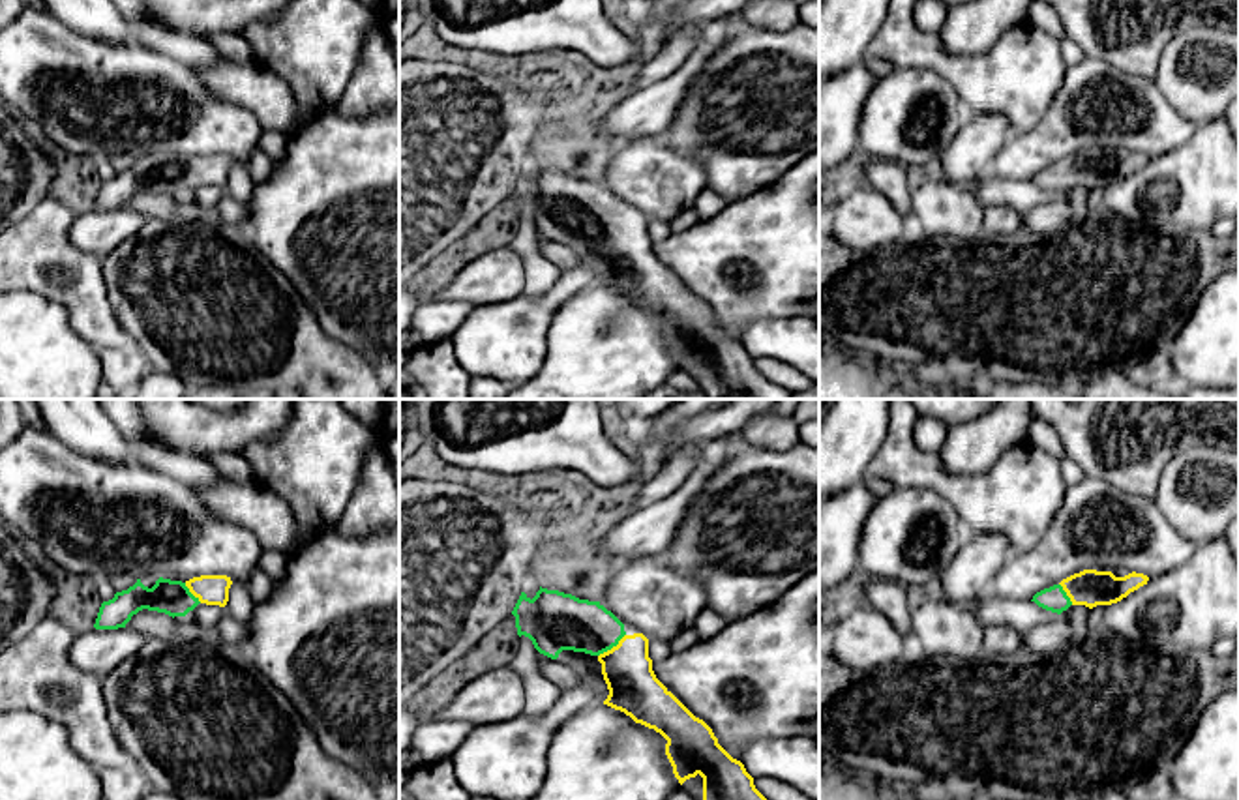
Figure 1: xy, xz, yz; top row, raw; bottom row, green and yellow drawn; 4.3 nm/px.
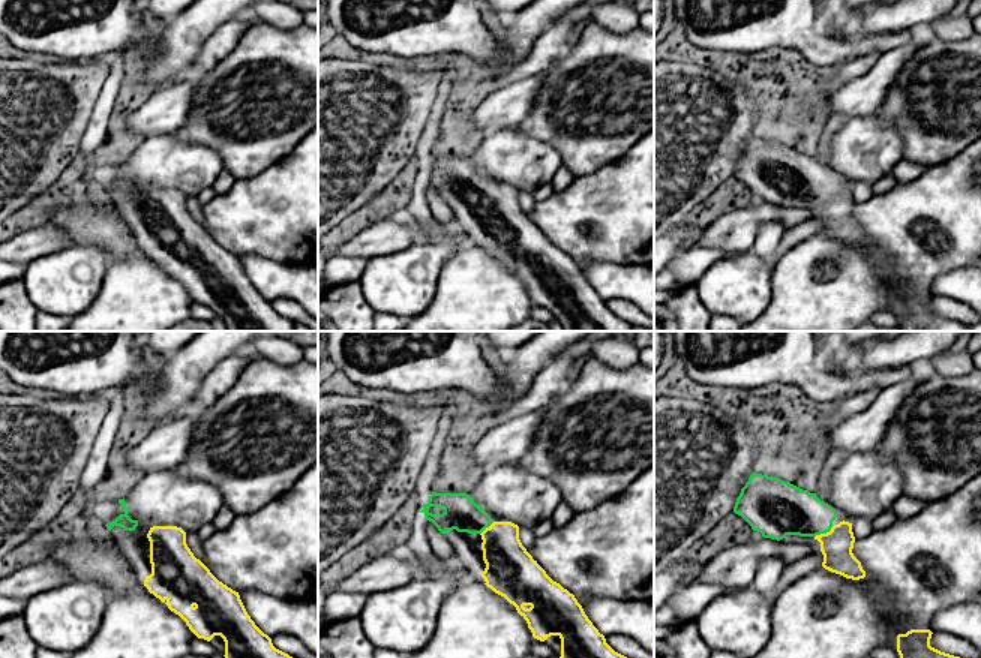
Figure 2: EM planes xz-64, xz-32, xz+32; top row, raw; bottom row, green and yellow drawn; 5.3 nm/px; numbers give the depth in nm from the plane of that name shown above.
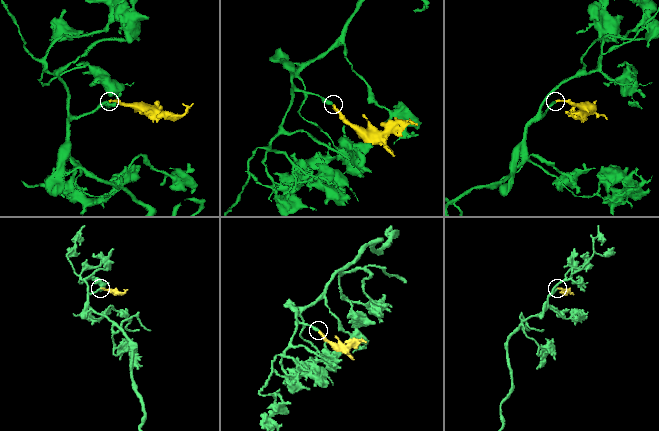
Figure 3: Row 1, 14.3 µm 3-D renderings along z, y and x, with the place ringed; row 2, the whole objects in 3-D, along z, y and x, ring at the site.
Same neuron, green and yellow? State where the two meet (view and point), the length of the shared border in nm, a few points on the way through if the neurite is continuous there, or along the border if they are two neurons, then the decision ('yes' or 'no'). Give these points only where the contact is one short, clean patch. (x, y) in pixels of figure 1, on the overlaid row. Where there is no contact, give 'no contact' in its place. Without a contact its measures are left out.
meets green in xz at (612, 647); contact 160 nm long; runs through xz (561, 621), (589, 626), (612, 647), (625, 660), (626, 667); yes

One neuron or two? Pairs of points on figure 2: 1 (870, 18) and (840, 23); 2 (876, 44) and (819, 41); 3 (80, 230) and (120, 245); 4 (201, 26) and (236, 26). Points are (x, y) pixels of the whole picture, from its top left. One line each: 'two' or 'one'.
1: one
2: one
3: one
4: two

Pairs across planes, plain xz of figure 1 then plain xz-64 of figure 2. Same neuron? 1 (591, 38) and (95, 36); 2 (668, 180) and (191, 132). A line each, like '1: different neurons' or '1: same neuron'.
1: same neuron
2: different neurons

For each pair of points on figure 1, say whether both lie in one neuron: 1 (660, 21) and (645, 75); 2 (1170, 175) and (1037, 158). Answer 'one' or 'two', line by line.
1: two
2: two

